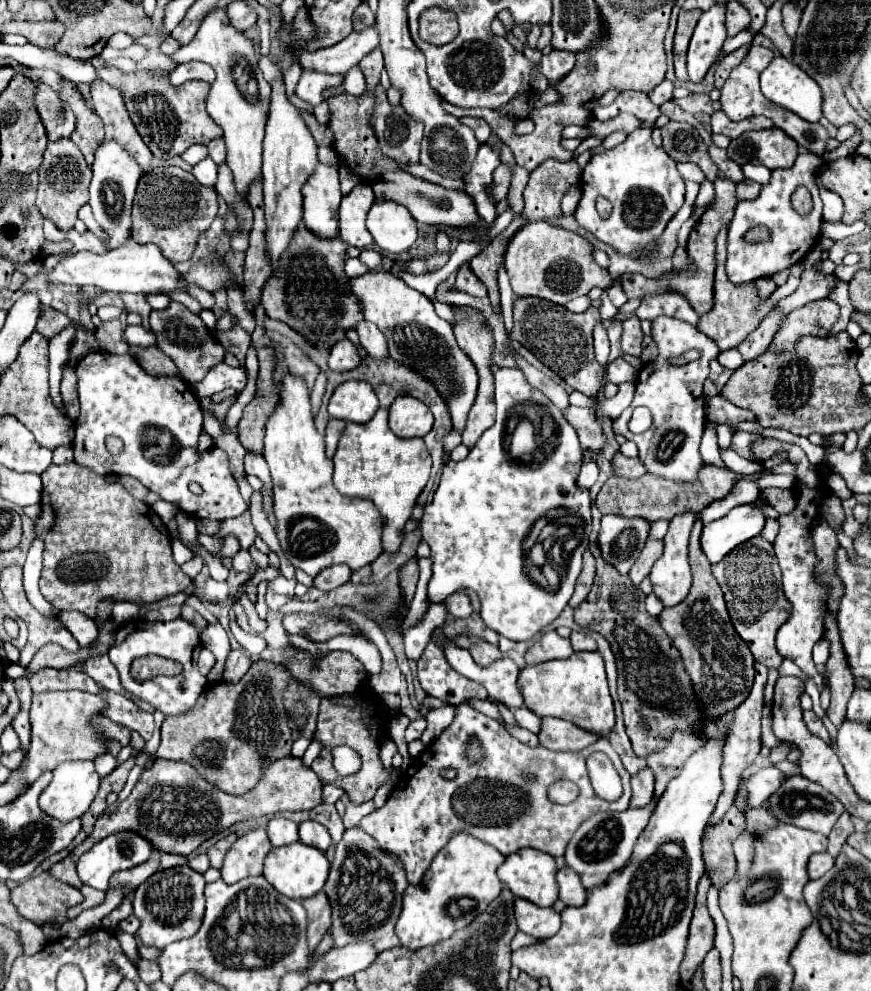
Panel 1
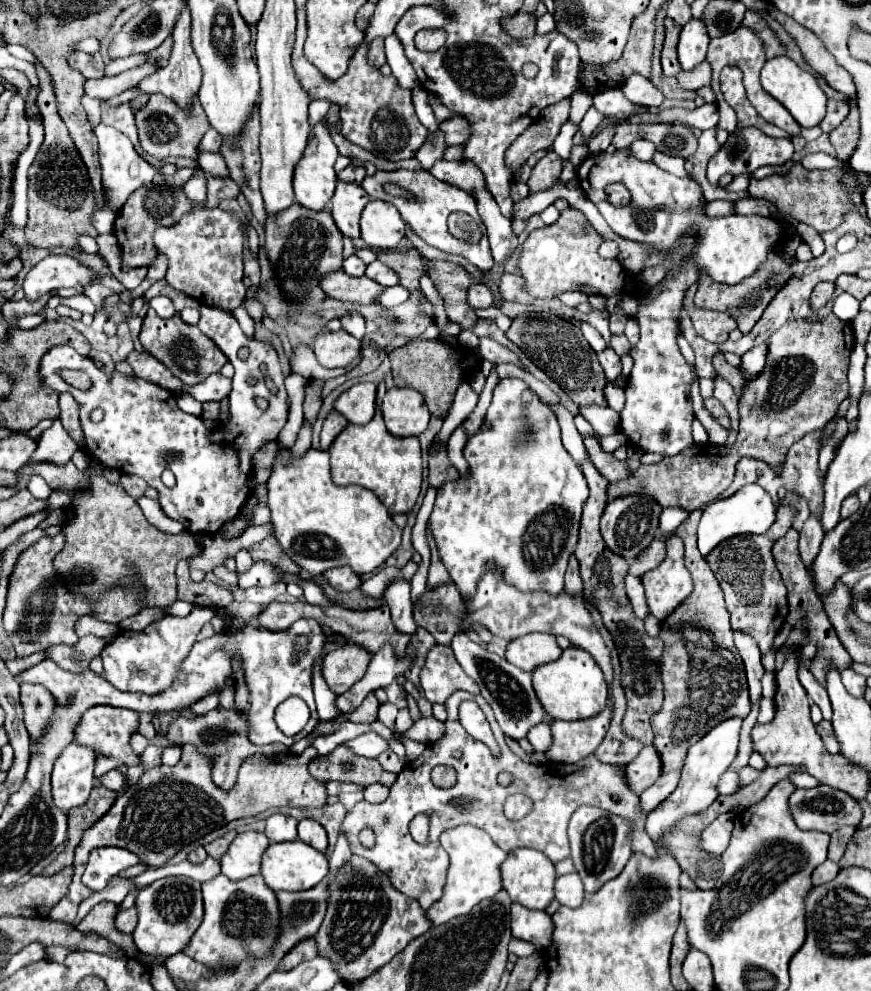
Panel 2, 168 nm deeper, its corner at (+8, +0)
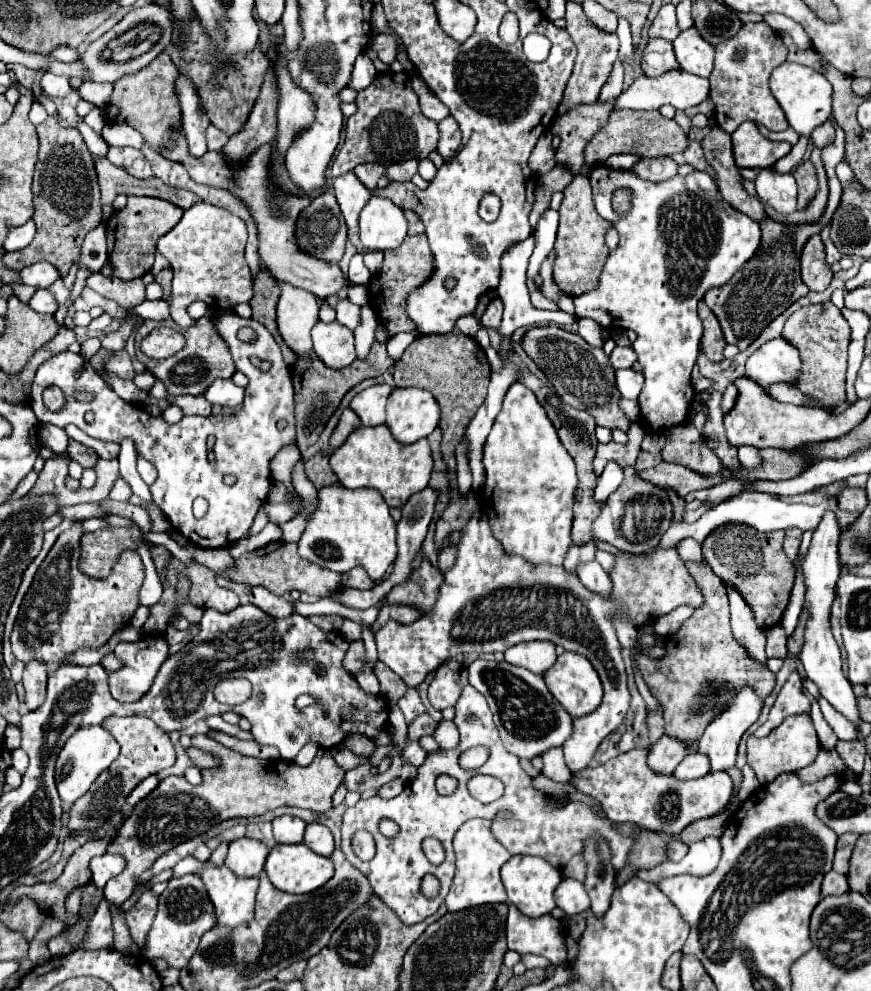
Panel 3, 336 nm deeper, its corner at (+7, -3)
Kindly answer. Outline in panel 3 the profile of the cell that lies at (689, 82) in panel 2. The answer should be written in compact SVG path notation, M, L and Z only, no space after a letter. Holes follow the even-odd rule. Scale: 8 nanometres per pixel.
M673 69L659 79L651 79L651 77L635 79L635 83L627 91L623 91L619 97L615 97L613 111L617 111L617 109L657 109L661 105L671 105L675 109L687 109L687 107L697 105L703 99L707 99L707 95L709 95L709 79L695 77L683 69Z

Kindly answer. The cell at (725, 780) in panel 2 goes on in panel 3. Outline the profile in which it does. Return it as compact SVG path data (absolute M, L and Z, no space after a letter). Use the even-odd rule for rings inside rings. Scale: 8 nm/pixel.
M647 749L627 751L595 769L583 769L573 773L571 785L585 795L595 797L609 819L617 823L639 823L643 829L663 831L663 833L679 833L689 823L711 817L719 813L731 797L733 783L725 771L713 771L701 779L693 779L687 783L679 783L671 779L671 775L655 775L647 763Z

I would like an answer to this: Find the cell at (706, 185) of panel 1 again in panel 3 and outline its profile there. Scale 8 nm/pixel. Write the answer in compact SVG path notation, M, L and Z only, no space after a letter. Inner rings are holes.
M745 121L743 125L739 125L739 129L731 137L733 137L735 165L739 169L743 169L743 167L749 167L749 169L771 167L791 151L789 143L765 139L757 131L753 121Z

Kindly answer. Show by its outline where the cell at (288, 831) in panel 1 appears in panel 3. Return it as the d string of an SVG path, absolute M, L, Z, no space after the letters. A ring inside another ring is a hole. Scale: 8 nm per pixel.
M281 815L273 819L273 835L277 843L301 843L305 821L293 815Z

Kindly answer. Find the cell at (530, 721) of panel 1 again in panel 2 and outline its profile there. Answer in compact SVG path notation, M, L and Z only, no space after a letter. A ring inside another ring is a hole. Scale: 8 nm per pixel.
M538 724L530 734L528 734L530 744L536 748L536 752L548 752L550 744L552 744L552 736L550 736L550 726L546 724Z

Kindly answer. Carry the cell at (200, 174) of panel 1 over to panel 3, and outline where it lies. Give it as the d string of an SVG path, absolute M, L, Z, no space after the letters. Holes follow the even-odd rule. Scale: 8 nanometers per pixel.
M197 201L189 207L181 221L157 239L157 251L173 269L173 295L169 303L171 317L179 327L187 329L191 325L191 317L185 309L193 301L203 301L209 309L213 309L213 313L221 313L233 311L235 305L247 303L253 297L253 281L243 253L245 243L245 221L207 201Z

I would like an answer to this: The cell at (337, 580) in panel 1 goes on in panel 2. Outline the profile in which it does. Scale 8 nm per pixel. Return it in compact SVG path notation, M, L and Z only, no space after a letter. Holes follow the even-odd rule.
M332 568L330 572L324 572L324 576L330 582L330 586L340 590L340 592L356 590L362 584L360 576L354 574L350 568Z

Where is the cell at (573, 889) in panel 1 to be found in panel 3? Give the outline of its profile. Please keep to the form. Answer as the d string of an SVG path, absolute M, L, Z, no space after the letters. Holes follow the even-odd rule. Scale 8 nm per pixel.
M563 879L555 889L555 903L561 907L567 915L575 915L579 911L589 909L589 897L585 893L585 887L581 881L575 879Z

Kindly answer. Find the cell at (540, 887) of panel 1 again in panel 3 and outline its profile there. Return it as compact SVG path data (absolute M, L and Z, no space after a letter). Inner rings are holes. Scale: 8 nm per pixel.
M511 857L503 867L501 867L501 879L507 891L507 901L513 903L521 913L527 917L541 917L547 915L555 909L553 901L553 891L561 881L561 871L549 865L541 857Z

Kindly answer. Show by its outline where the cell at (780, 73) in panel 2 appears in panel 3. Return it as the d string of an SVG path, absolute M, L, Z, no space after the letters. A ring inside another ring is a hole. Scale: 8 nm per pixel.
M787 61L781 63L779 67L773 69L769 77L769 89L777 99L777 103L781 105L781 109L785 111L789 125L799 135L809 137L811 131L823 125L831 115L831 83L811 67L799 63L787 63Z

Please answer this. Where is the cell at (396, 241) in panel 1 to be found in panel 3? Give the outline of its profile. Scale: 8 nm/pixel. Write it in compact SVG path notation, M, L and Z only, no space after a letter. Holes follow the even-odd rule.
M371 197L359 215L359 239L371 251L399 247L407 237L403 211L383 197Z

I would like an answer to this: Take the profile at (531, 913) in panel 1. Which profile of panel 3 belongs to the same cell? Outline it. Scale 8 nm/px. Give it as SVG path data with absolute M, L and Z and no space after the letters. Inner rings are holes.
M509 905L509 917L507 917L507 943L509 949L517 951L517 953L535 953L541 955L545 959L549 959L553 965L561 965L567 959L567 951L565 951L565 943L563 943L563 923L553 919L551 915L543 915L543 917L527 917L523 915L515 905Z

